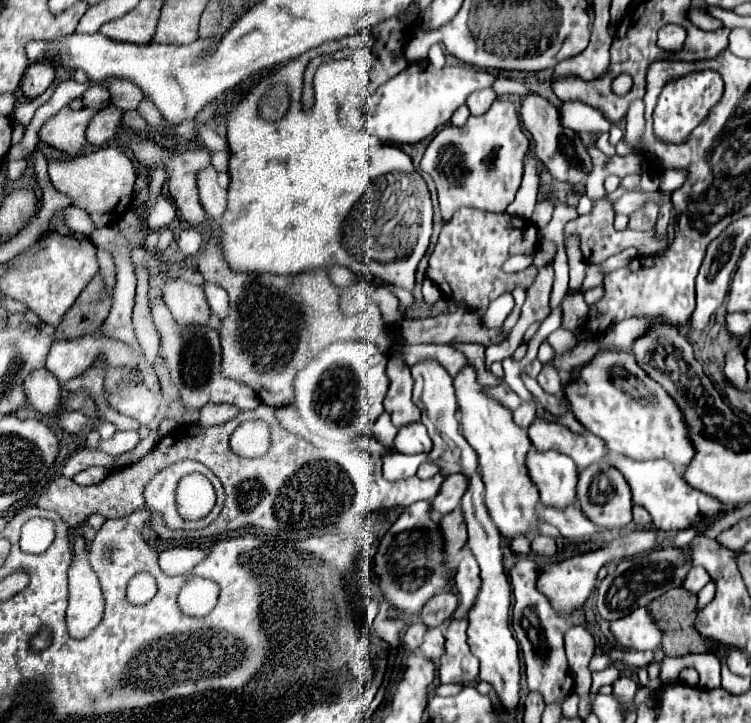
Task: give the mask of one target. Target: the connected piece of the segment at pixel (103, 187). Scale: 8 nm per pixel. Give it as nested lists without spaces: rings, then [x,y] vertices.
[[[106,145],[72,159],[48,159],[48,175],[56,191],[68,195],[76,207],[90,213],[96,227],[116,223],[126,213],[136,181],[132,161],[116,145]]]

